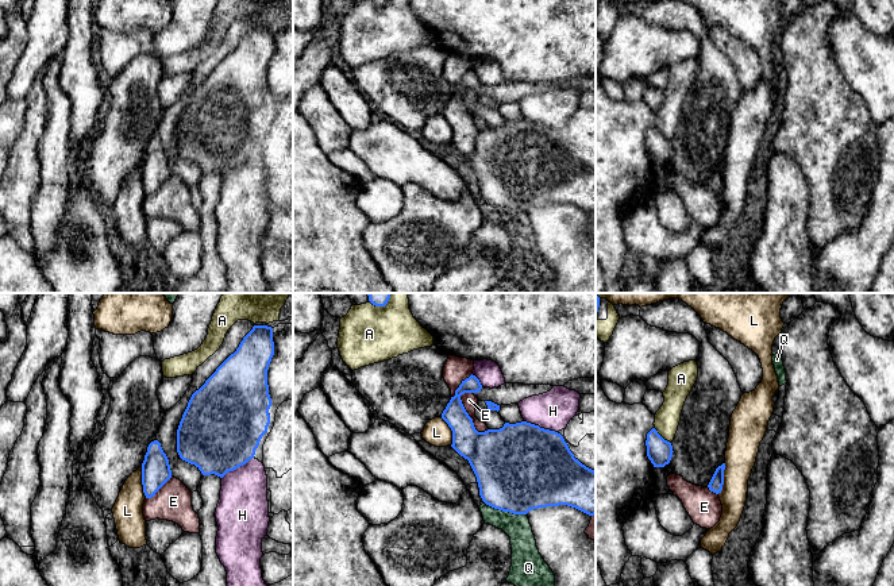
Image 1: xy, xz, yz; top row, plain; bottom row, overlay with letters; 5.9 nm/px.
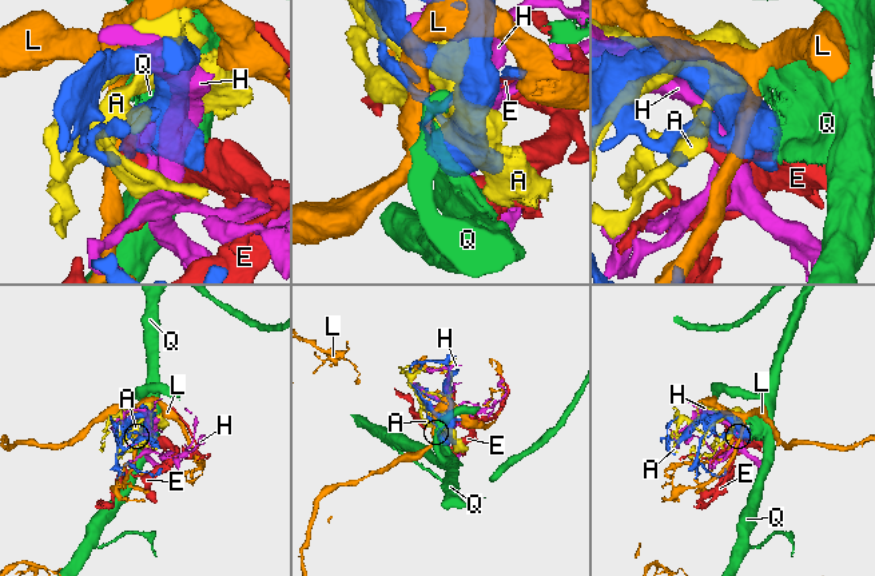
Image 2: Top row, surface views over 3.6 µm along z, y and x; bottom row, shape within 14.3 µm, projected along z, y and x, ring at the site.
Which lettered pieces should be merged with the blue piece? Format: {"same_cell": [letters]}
{"same_cell": []}

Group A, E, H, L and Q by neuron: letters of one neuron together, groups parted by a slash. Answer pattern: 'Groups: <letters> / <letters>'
Groups: A / E / H / L / Q

